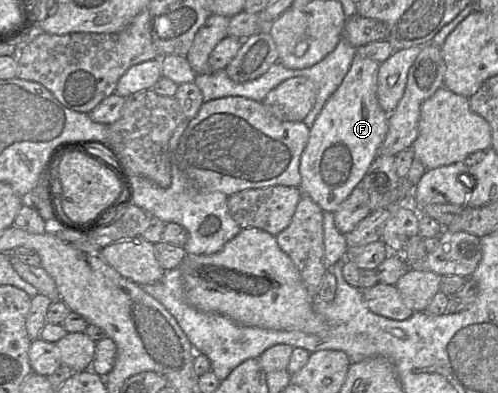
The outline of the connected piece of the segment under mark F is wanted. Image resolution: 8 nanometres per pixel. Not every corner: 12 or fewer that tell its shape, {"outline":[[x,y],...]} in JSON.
{"outline":[[356,53],[315,119],[300,190],[334,213],[388,131],[378,62]]}

